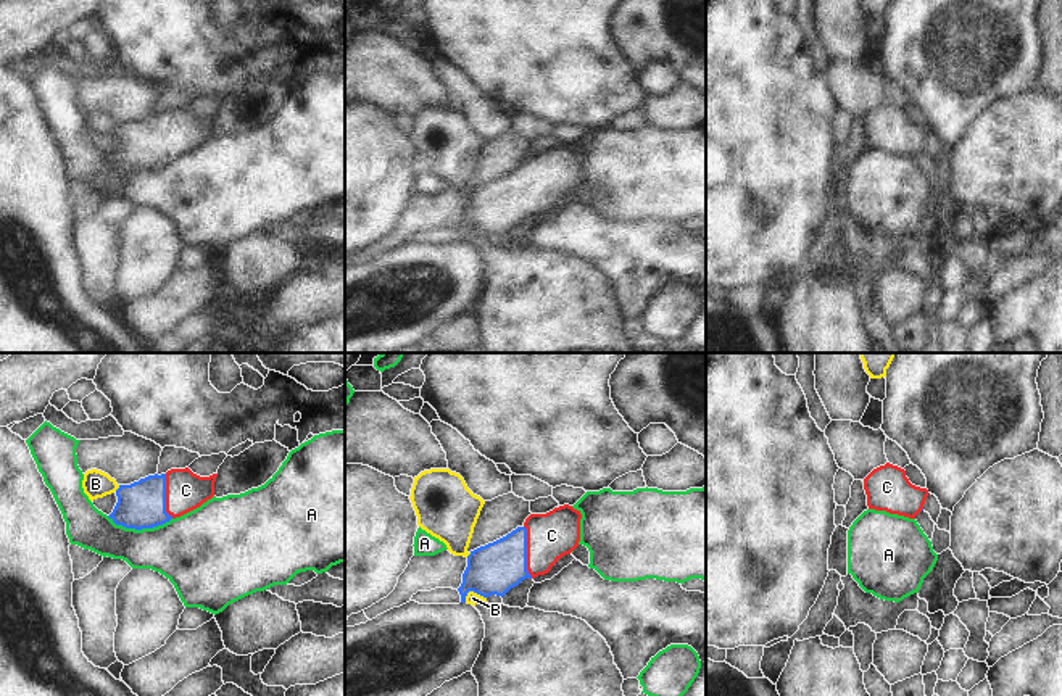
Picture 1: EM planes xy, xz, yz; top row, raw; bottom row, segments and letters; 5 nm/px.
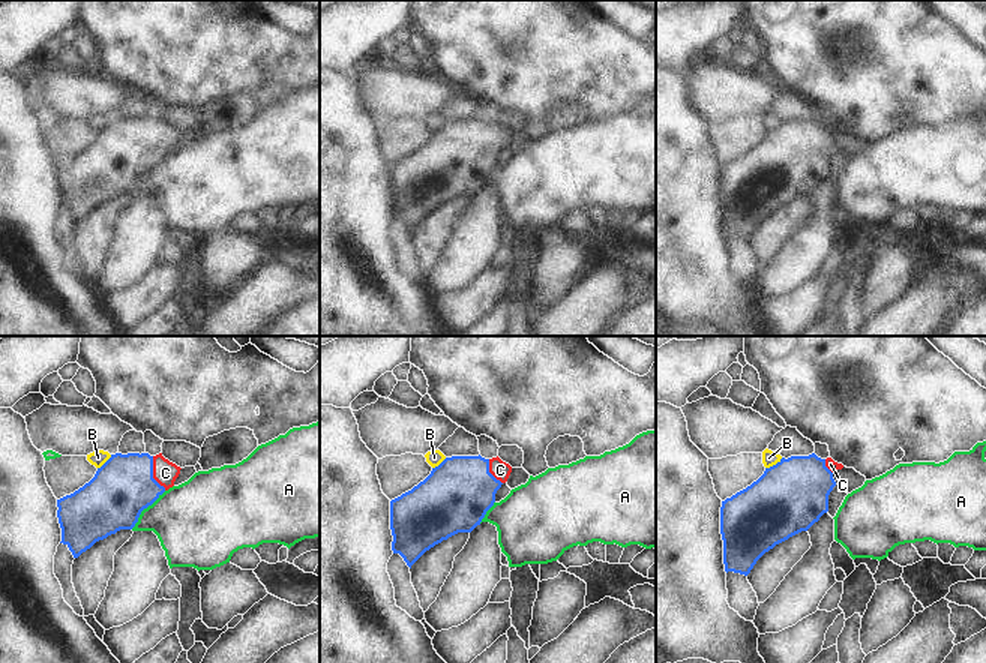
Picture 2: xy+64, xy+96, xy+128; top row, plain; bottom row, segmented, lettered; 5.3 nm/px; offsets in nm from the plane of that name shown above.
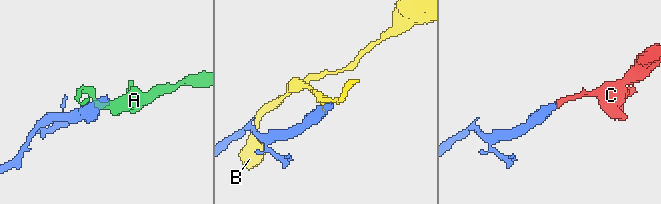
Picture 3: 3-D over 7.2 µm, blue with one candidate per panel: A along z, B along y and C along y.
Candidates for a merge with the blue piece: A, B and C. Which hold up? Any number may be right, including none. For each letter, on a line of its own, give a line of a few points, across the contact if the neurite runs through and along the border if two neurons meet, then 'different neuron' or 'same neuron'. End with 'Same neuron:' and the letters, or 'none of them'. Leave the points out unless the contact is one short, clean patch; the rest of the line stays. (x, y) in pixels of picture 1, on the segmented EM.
A: different neuron
B: xz (485, 598), (469, 592), (464, 601) | different neuron
C: xz (493, 569), (526, 551), (551, 535) | same neuron
Same neuron: C

